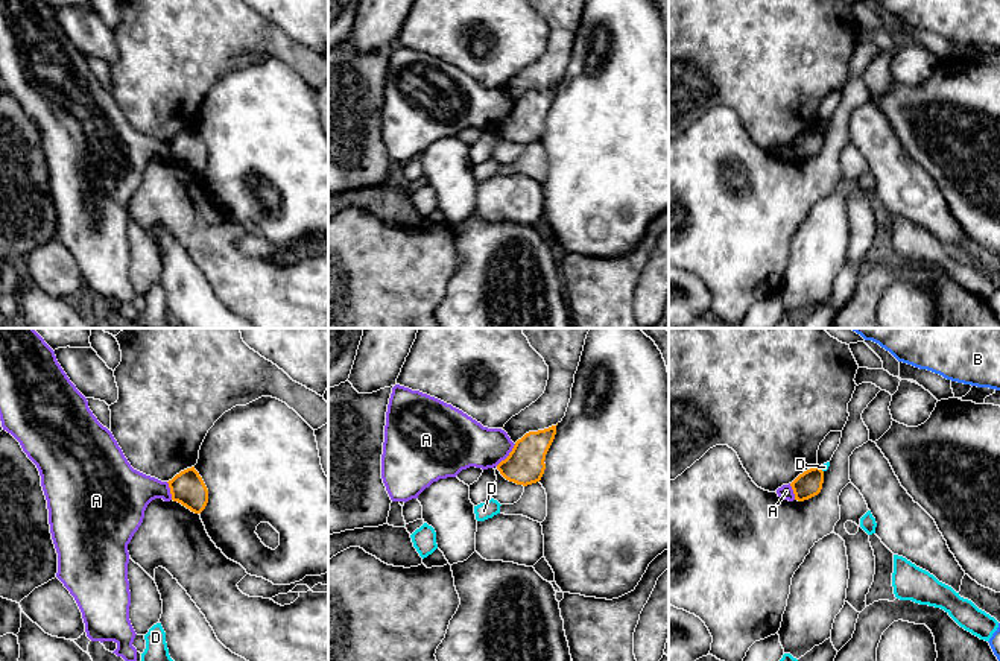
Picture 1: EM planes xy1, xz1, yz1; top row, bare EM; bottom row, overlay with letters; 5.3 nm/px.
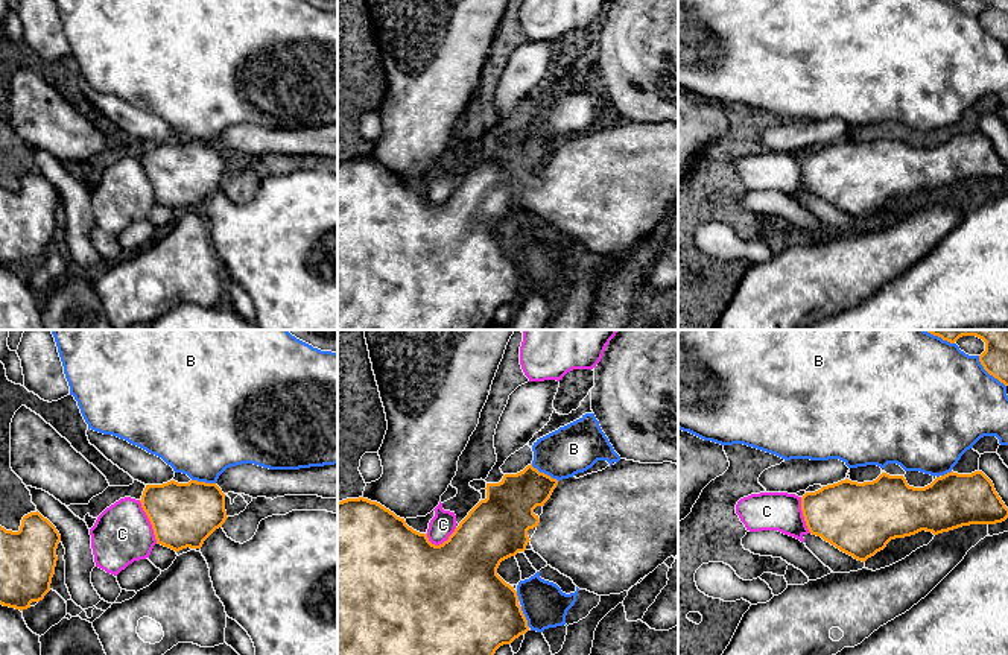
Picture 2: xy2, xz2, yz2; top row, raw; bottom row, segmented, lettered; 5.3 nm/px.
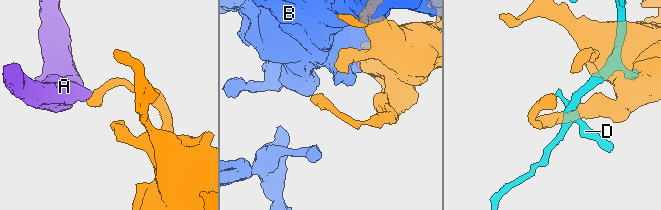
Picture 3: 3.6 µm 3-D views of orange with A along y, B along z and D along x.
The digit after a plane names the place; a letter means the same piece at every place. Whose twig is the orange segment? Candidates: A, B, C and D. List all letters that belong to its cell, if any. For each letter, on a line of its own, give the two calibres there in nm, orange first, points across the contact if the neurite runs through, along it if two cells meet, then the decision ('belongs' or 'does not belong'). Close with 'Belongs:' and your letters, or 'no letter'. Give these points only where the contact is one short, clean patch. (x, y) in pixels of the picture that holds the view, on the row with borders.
A: 200/260 nm | along xz1 (515, 444), (496, 465) | does not belong
B: 160/480 nm | does not belong
C: 340/320 nm | does not belong
D: 140/40 nm | along yz1 (819, 467), (822, 471) | does not belong
Belongs: no letter

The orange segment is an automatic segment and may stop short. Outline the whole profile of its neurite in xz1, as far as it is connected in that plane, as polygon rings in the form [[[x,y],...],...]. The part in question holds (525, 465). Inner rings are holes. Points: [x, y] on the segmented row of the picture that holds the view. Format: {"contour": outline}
{"contour": [[[556,425],[529,432],[518,439],[509,456],[497,465],[500,474],[517,485],[532,485],[541,480],[546,470],[546,454],[555,439]]]}

